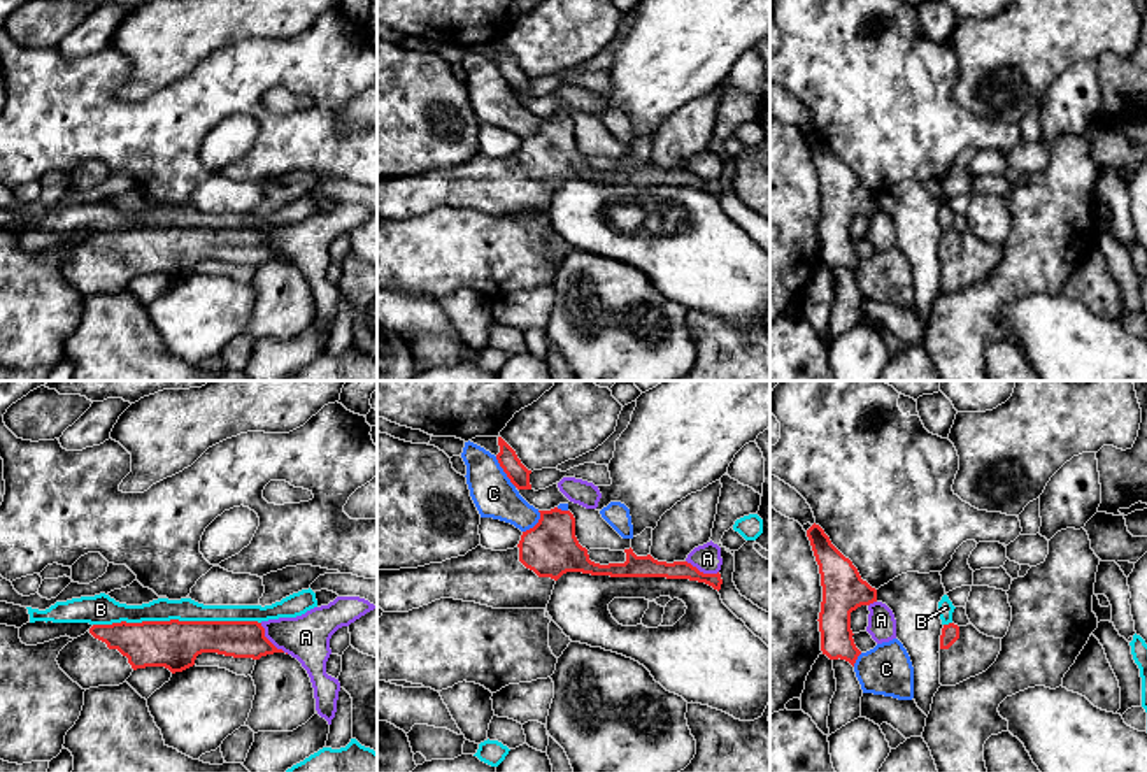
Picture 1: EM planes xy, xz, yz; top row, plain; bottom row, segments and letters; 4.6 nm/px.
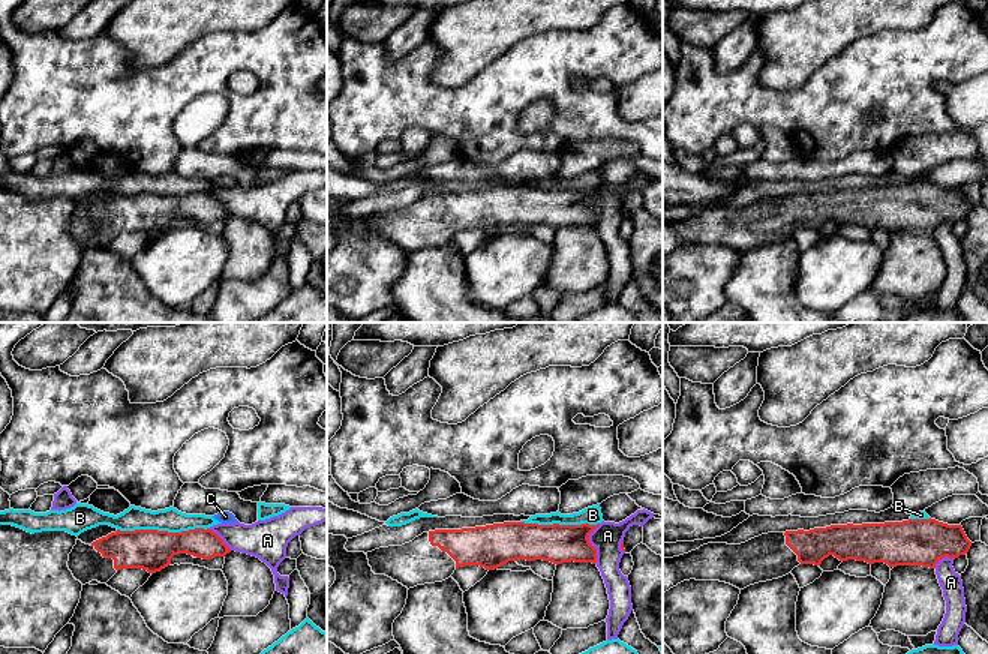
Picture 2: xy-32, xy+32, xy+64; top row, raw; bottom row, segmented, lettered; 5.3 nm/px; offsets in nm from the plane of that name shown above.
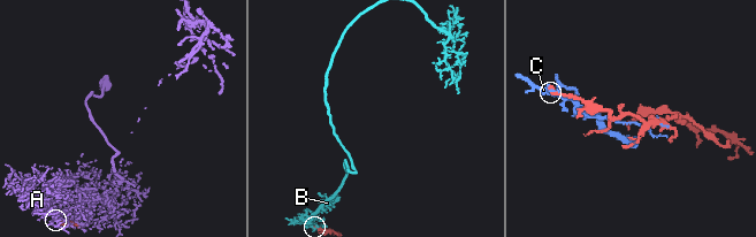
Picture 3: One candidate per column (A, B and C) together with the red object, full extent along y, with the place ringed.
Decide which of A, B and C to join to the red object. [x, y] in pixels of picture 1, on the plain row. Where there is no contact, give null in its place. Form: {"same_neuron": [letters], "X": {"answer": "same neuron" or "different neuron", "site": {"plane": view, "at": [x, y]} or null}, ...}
{"same_neuron": [], "A": {"answer": "different neuron", "site": {"plane": "xy", "at": [269, 248]}}, "B": {"answer": "different neuron", "site": {"plane": "xy", "at": [176, 227]}}, "C": {"answer": "different neuron", "site": {"plane": "xz", "at": [504, 78]}}}

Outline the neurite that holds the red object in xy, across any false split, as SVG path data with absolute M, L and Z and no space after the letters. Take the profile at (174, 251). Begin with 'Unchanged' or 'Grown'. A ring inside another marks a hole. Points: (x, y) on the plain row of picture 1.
Grown. M142 228L93 232L84 242L68 249L58 261L60 275L82 297L98 293L119 293L137 275L165 274L172 281L195 272L202 260L217 260L233 265L253 265L284 260L267 244L258 228Z

